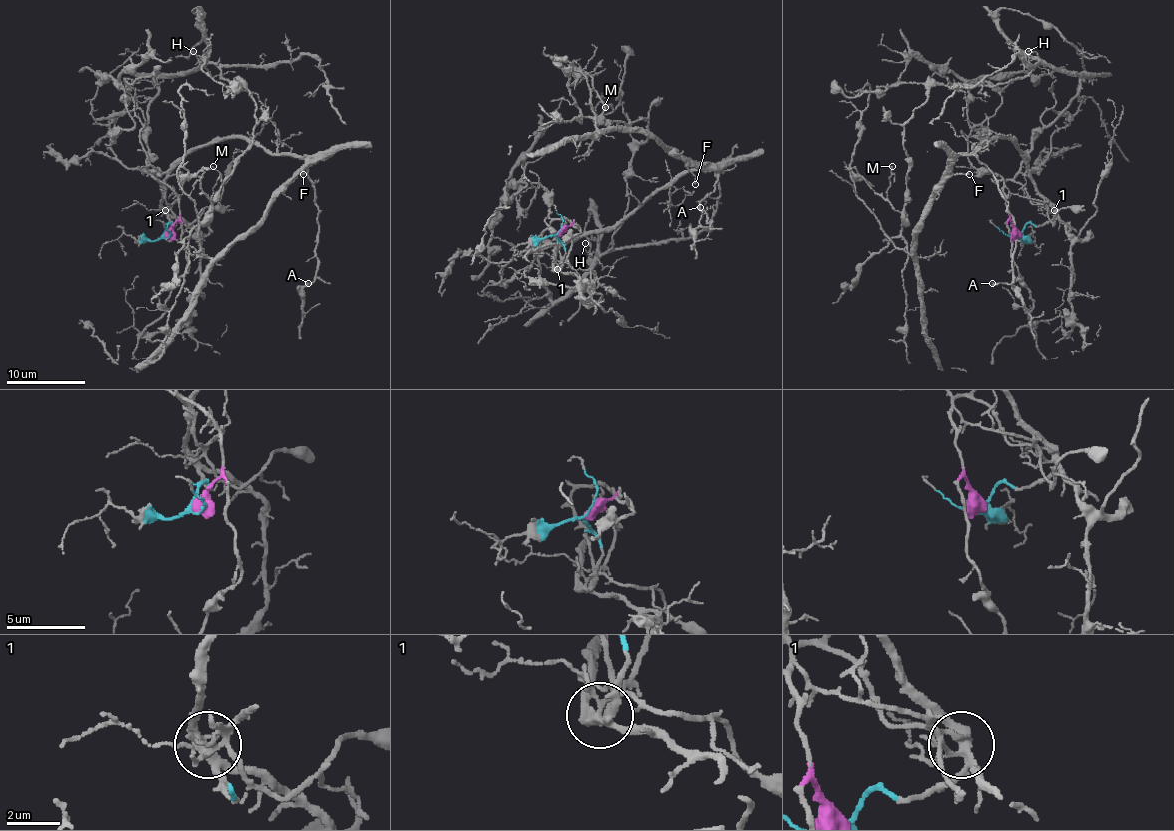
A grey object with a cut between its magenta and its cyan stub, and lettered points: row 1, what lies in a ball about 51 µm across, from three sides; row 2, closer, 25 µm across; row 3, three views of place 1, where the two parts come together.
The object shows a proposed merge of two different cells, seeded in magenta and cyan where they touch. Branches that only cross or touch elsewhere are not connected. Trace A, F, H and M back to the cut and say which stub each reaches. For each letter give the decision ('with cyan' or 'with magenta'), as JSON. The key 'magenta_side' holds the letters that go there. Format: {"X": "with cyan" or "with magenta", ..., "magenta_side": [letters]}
{"A": "with cyan", "F": "with cyan", "H": "with magenta", "M": "with magenta", "magenta_side": ["H", "M"]}

